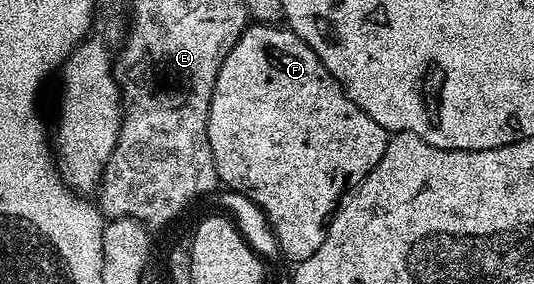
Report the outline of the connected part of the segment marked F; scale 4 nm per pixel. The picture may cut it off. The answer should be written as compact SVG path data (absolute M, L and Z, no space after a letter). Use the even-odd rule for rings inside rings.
M258 22L252 23L243 31L241 38L237 38L233 50L229 50L225 62L221 62L221 70L217 74L217 82L209 106L207 133L209 134L209 150L213 154L213 162L219 175L218 183L225 184L223 186L230 191L240 192L247 196L264 212L275 232L280 253L284 257L287 255L291 262L298 262L317 254L317 246L321 246L327 233L328 221L335 209L338 208L339 201L348 191L347 179L351 179L351 182L363 180L369 174L369 170L373 170L373 166L377 166L377 162L381 162L381 154L385 154L385 146L389 139L387 129L381 127L377 122L373 122L373 118L369 118L369 114L365 114L365 110L361 110L361 106L357 106L357 102L353 102L343 93L343 87L337 82L337 78L333 78L333 74L329 74L329 70L325 70L321 58L317 58L317 54L313 54L311 47L305 42L301 42L301 38L297 38L295 32L286 26Z

